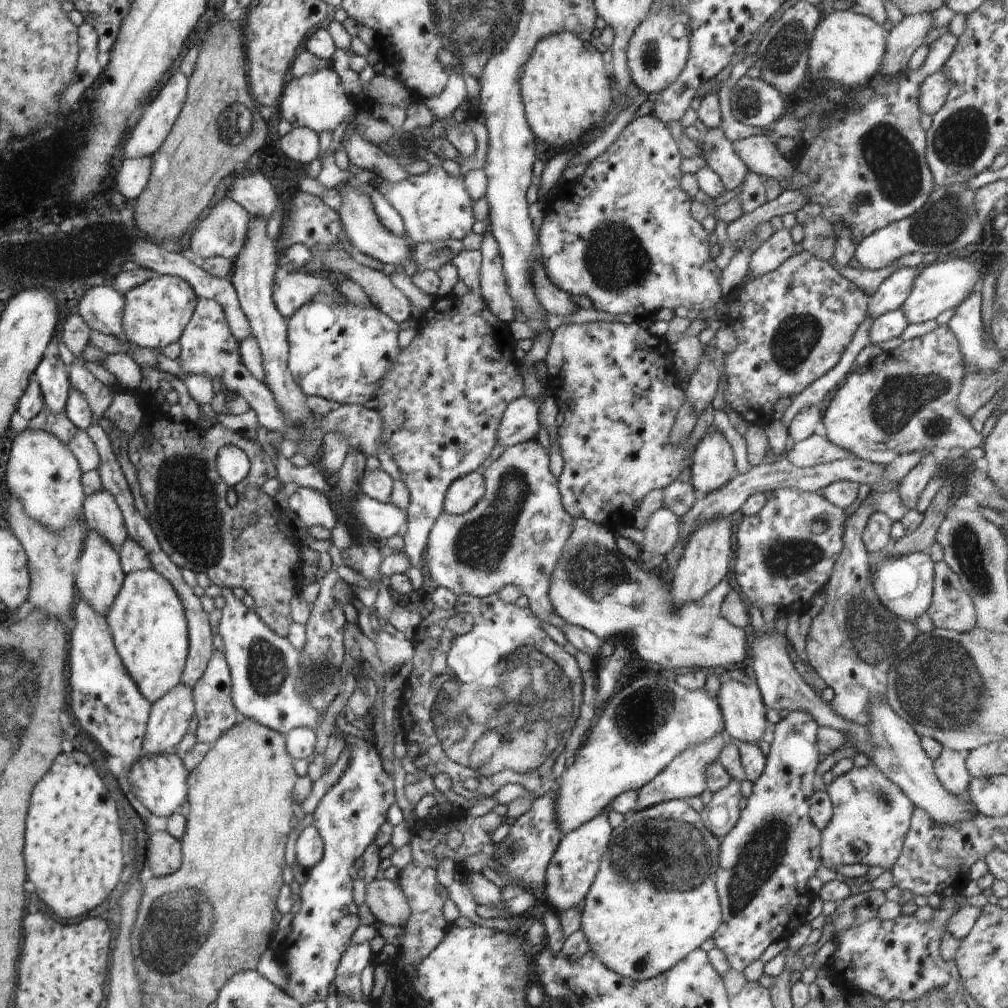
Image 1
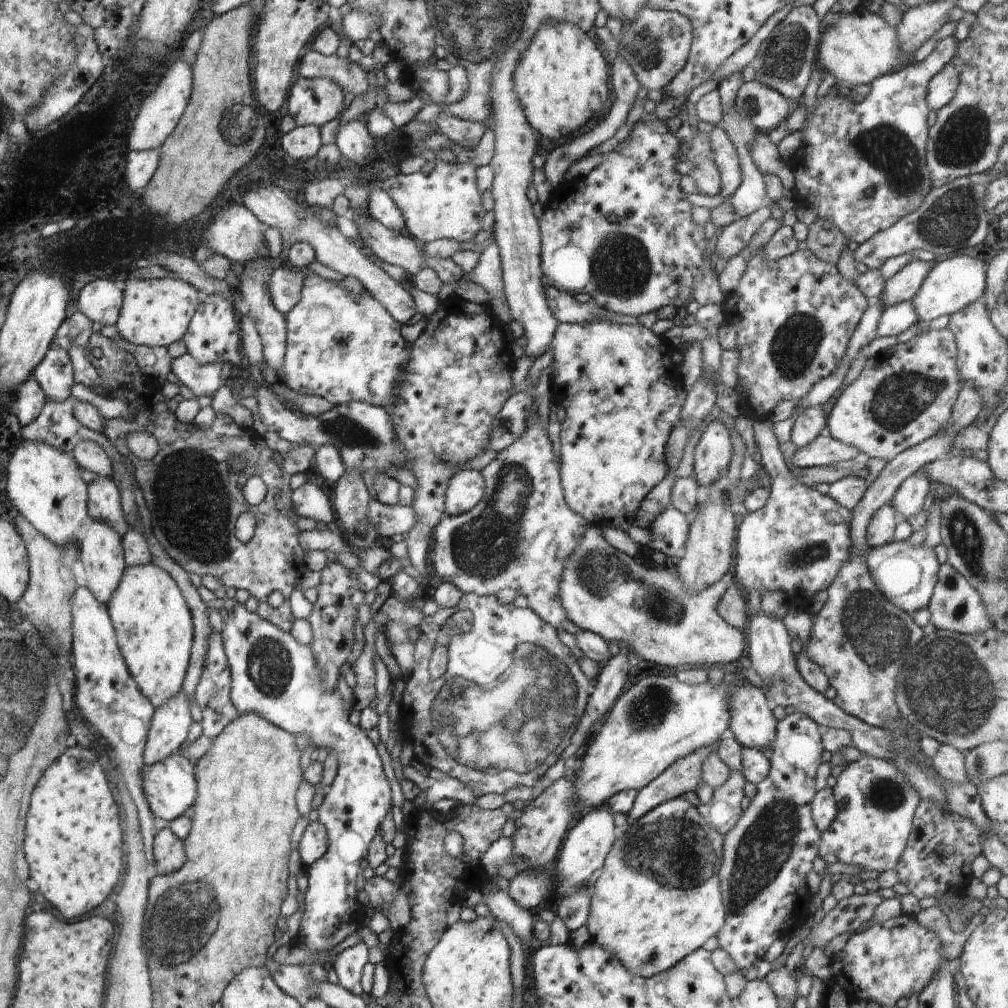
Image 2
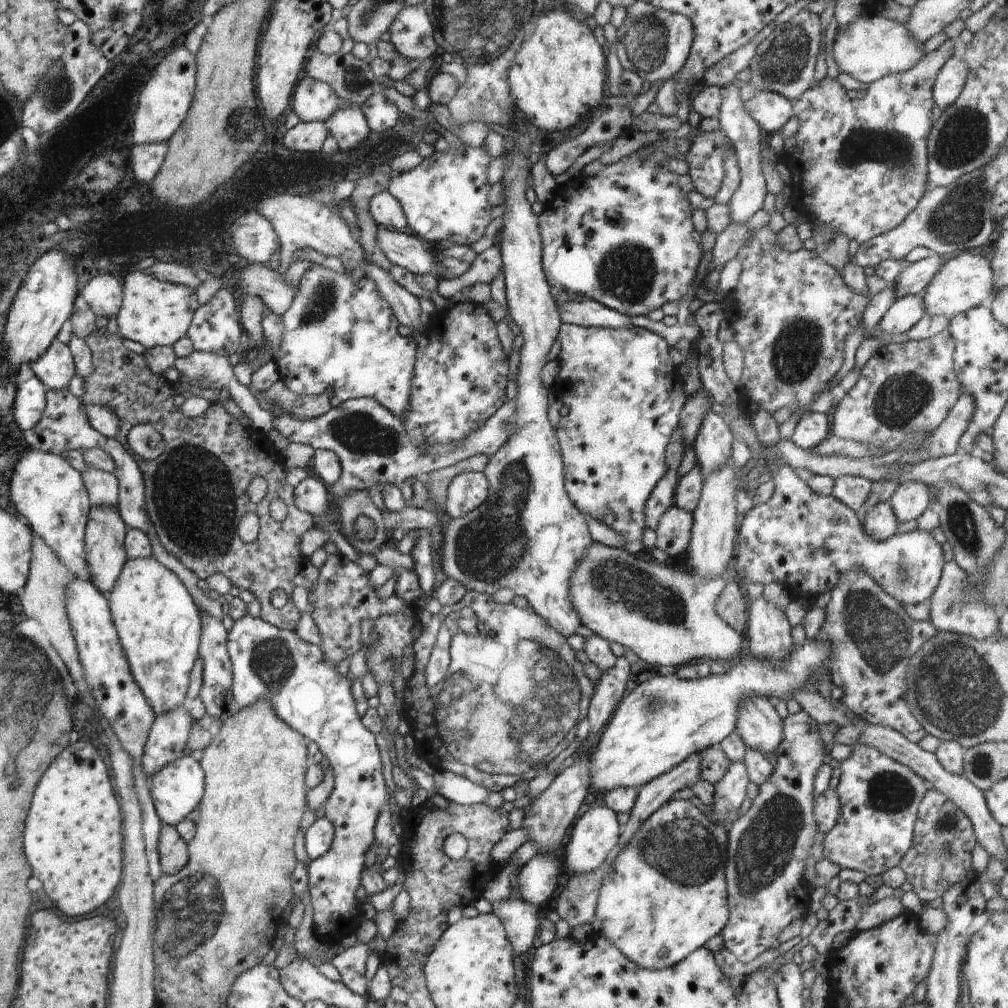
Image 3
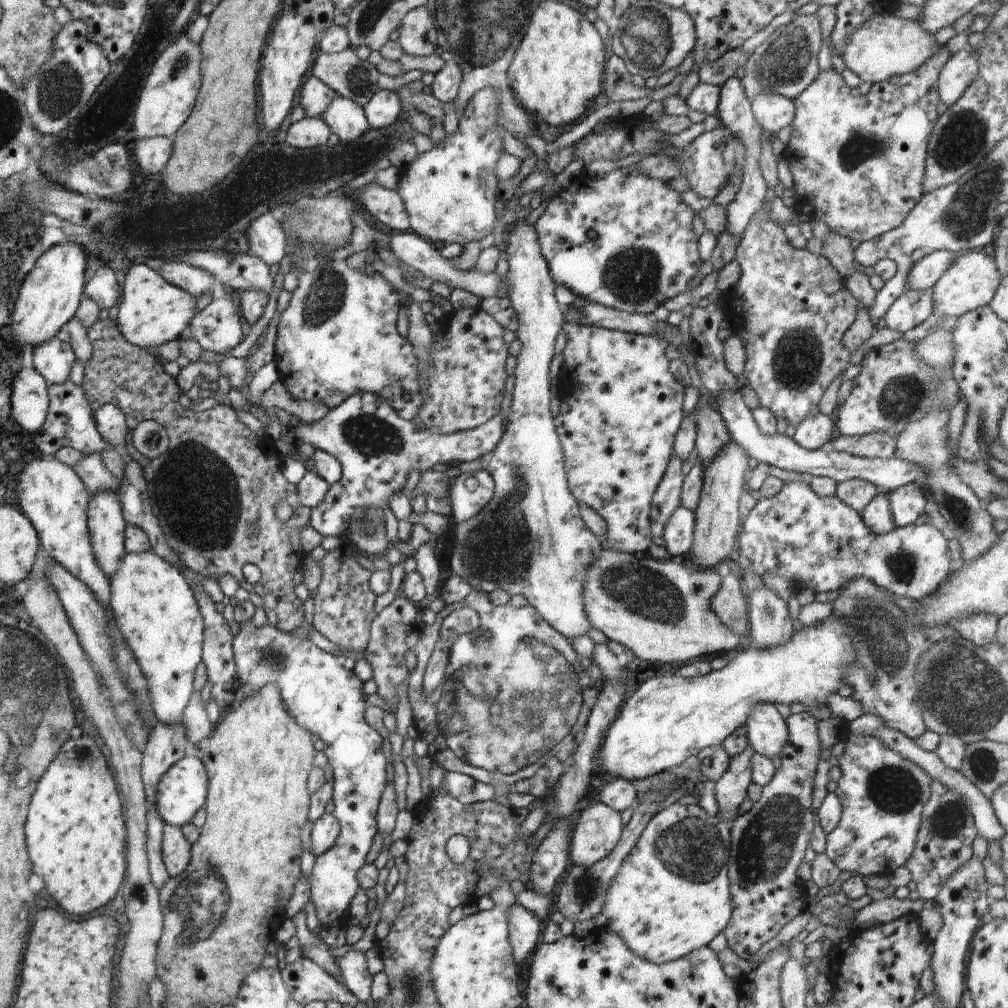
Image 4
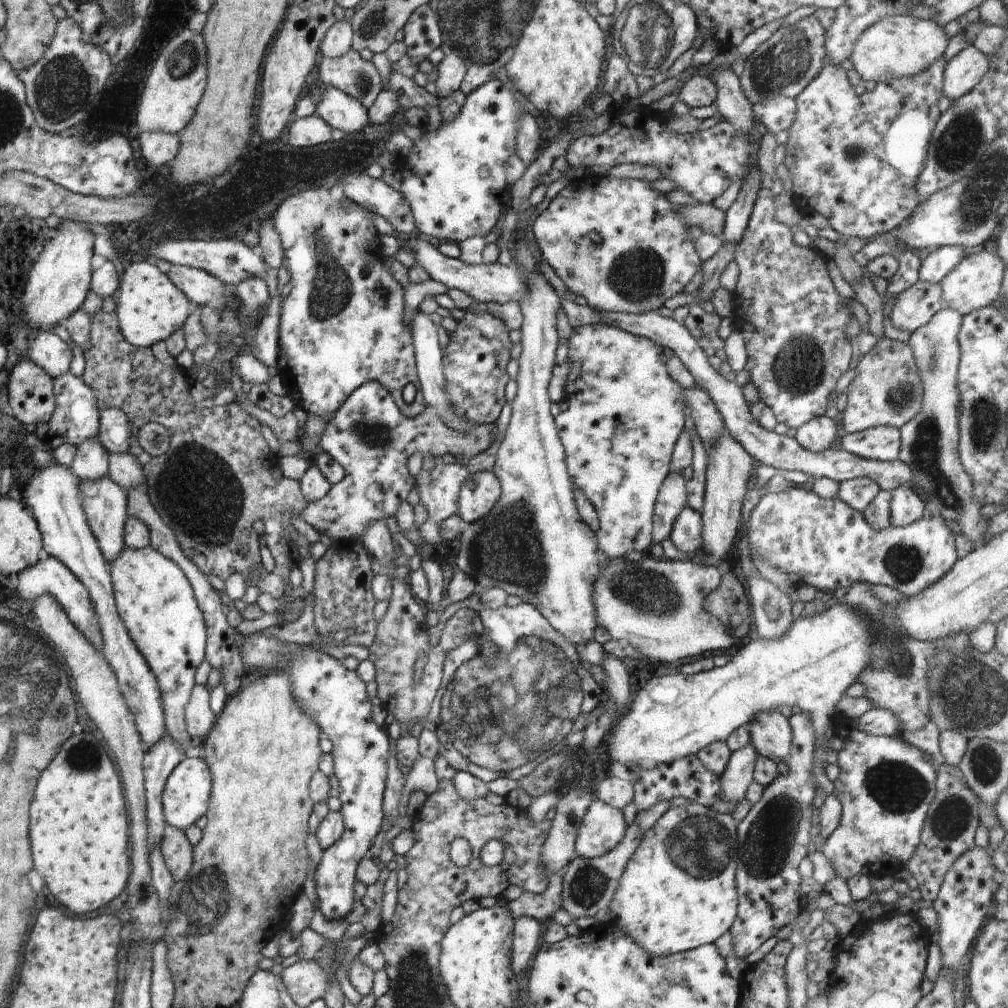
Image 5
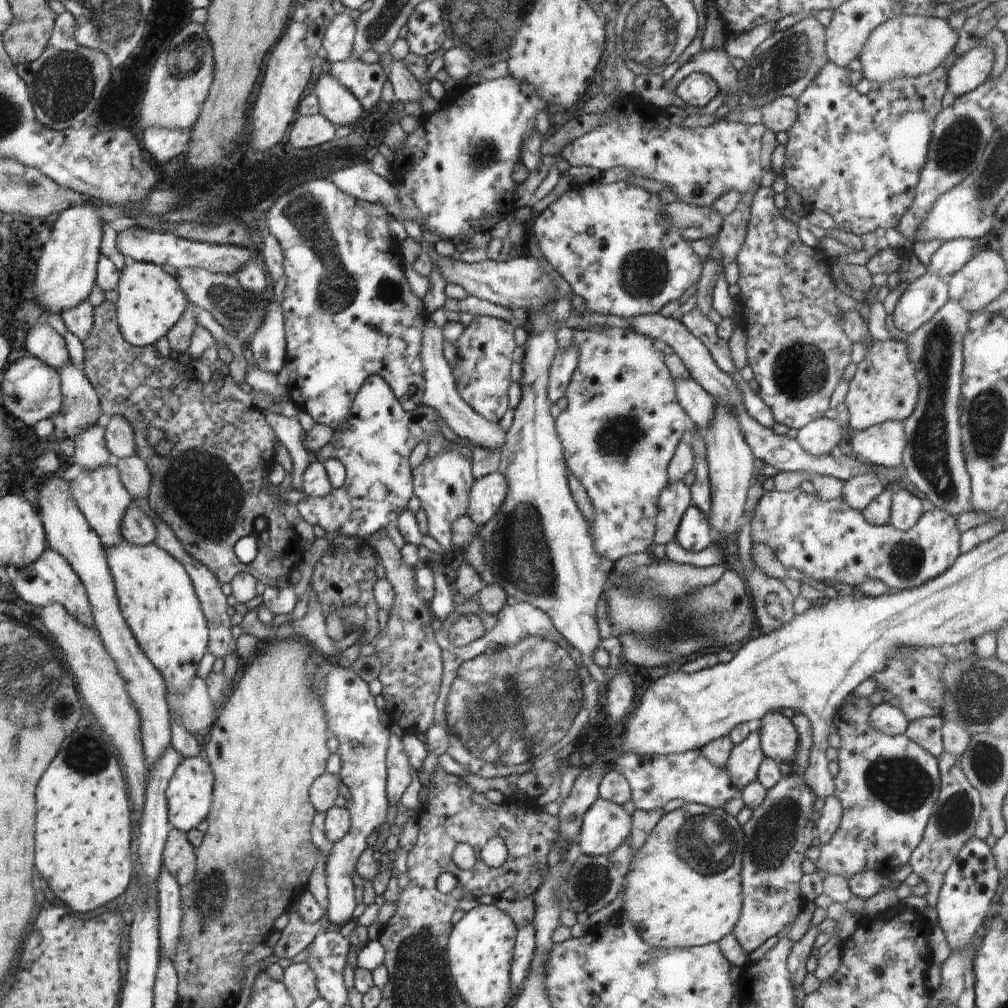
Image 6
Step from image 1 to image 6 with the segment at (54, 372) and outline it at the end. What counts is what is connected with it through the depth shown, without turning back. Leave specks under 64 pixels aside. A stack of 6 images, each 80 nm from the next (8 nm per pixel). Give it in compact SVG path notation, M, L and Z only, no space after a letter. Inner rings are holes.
M39 320L28 330L26 350L29 356L44 360L44 364L62 369L70 359L63 336L60 336L45 320Z

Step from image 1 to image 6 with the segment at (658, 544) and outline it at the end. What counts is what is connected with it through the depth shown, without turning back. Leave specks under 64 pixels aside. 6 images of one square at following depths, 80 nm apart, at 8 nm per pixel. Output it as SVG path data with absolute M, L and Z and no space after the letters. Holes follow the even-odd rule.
M690 505L684 511L675 534L675 542L684 550L692 552L700 552L714 542L707 516L698 507Z

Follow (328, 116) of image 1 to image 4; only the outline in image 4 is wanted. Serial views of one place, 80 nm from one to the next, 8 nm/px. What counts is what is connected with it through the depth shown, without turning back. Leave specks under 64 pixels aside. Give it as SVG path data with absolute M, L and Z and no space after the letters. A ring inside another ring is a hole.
M308 77L300 90L299 105L306 117L320 117L337 94L316 77Z

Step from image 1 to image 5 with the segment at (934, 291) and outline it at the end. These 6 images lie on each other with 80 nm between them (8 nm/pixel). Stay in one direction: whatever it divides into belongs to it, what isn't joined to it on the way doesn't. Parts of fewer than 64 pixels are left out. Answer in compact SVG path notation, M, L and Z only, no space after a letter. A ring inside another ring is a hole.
M982 247L972 250L939 282L941 288L941 308L957 310L962 316L973 310L991 305L999 298L1005 264L996 254Z

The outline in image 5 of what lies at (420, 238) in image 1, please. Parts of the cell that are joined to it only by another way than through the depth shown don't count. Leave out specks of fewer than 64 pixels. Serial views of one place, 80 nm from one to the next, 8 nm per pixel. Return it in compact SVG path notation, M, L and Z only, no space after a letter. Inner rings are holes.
M503 78L490 79L475 91L465 96L465 105L453 122L441 122L438 129L427 126L422 139L406 158L406 170L399 191L409 202L418 235L432 242L464 242L470 237L486 237L494 229L500 210L508 205L511 198L511 186L505 177L506 159L515 152L519 118L525 111L516 102L512 90L515 88Z

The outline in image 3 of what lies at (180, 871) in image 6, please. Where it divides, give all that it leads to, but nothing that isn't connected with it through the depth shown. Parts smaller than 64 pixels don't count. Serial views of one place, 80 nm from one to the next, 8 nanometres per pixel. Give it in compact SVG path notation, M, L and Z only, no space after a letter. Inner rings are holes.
M163 824L157 849L159 863L164 875L176 874L190 862L188 845L172 825Z

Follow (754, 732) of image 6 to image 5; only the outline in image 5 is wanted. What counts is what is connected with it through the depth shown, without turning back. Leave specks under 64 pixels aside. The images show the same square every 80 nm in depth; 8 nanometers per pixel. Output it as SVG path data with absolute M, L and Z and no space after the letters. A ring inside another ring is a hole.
M752 742L745 744L744 748L731 752L726 770L719 776L724 802L737 804L745 798L746 791L752 781L755 769L757 750Z

